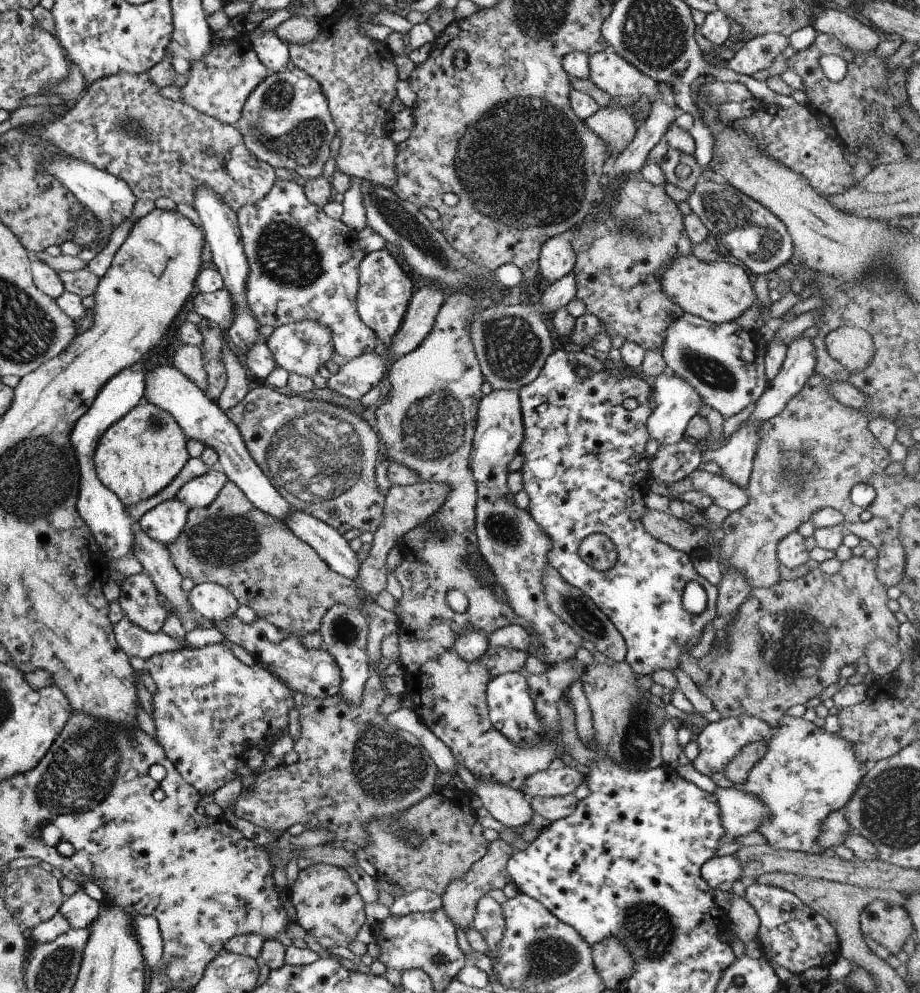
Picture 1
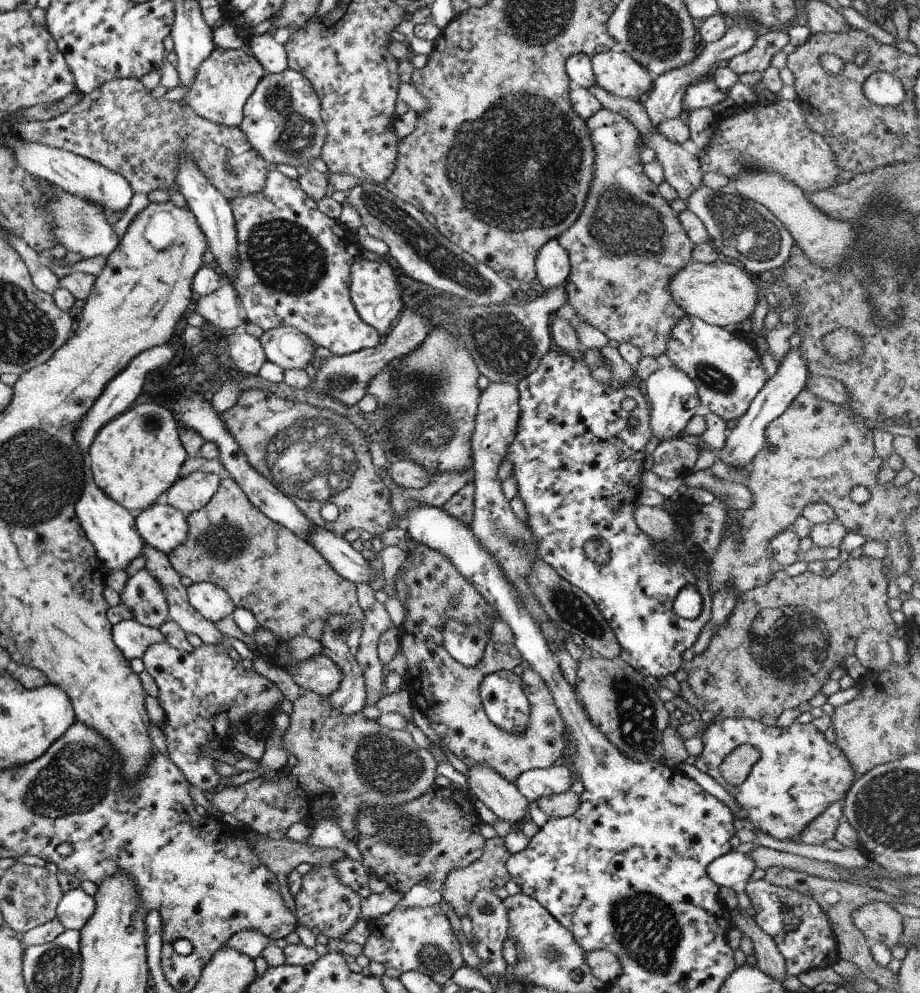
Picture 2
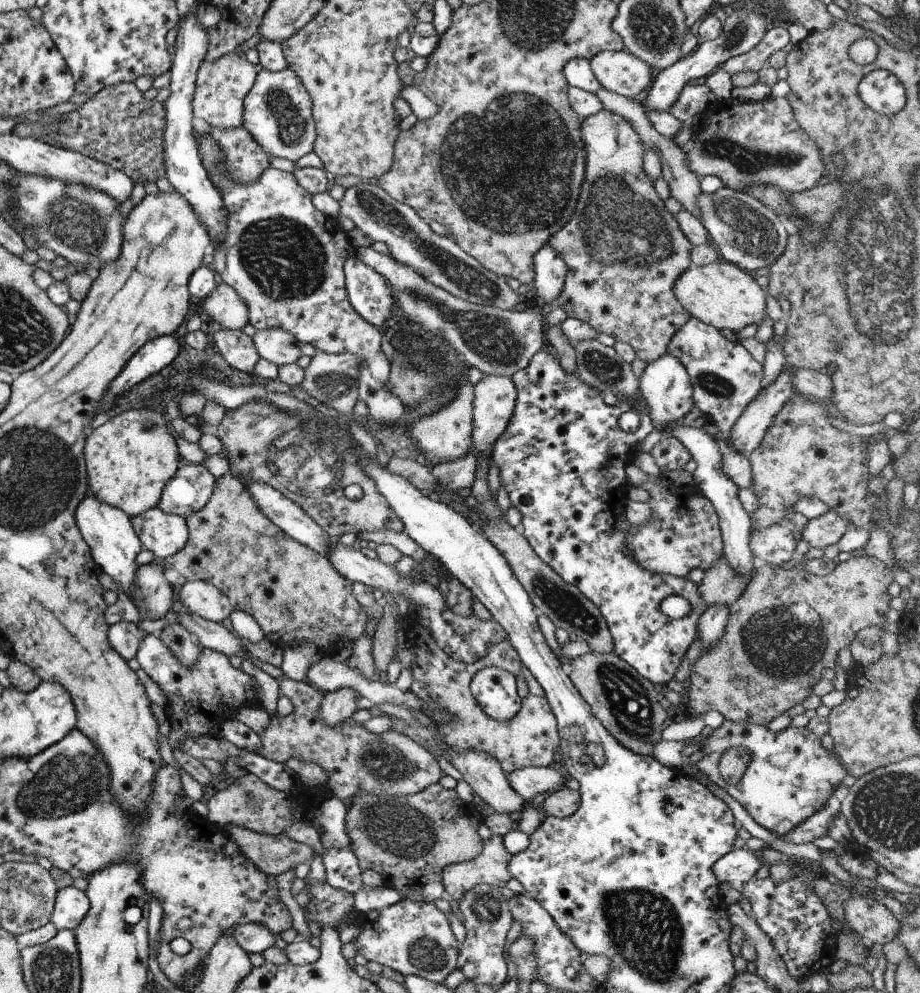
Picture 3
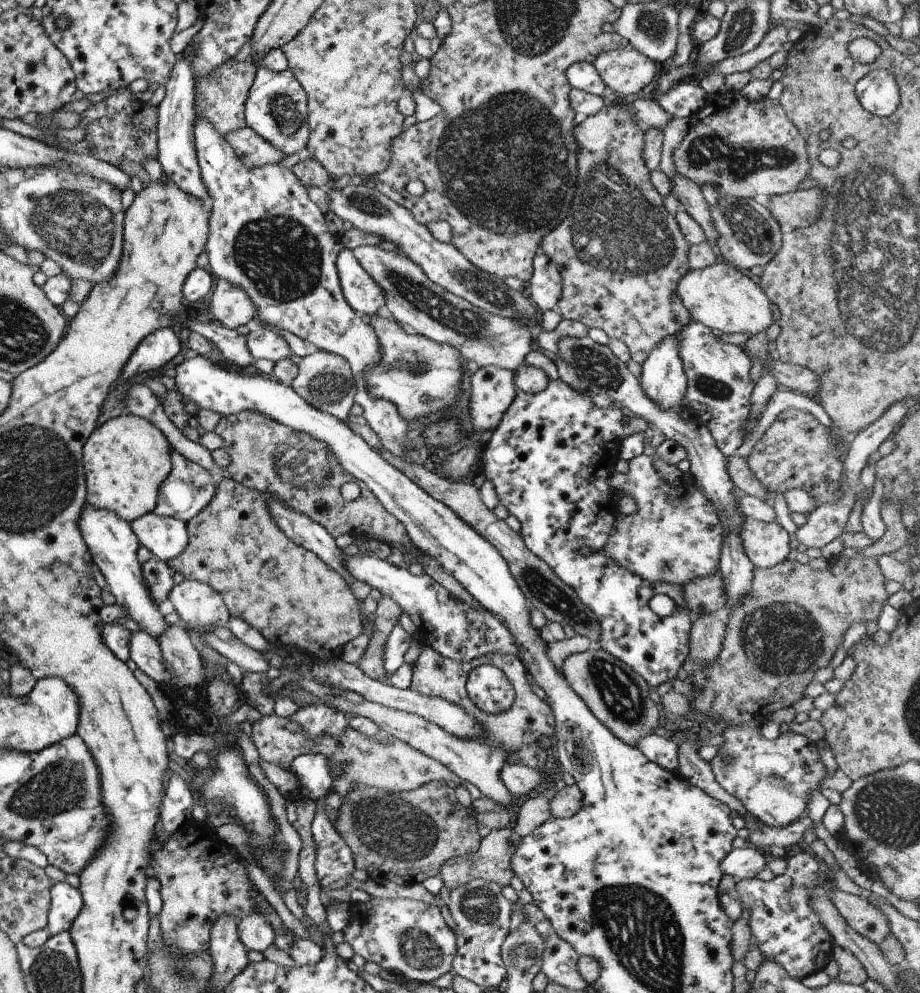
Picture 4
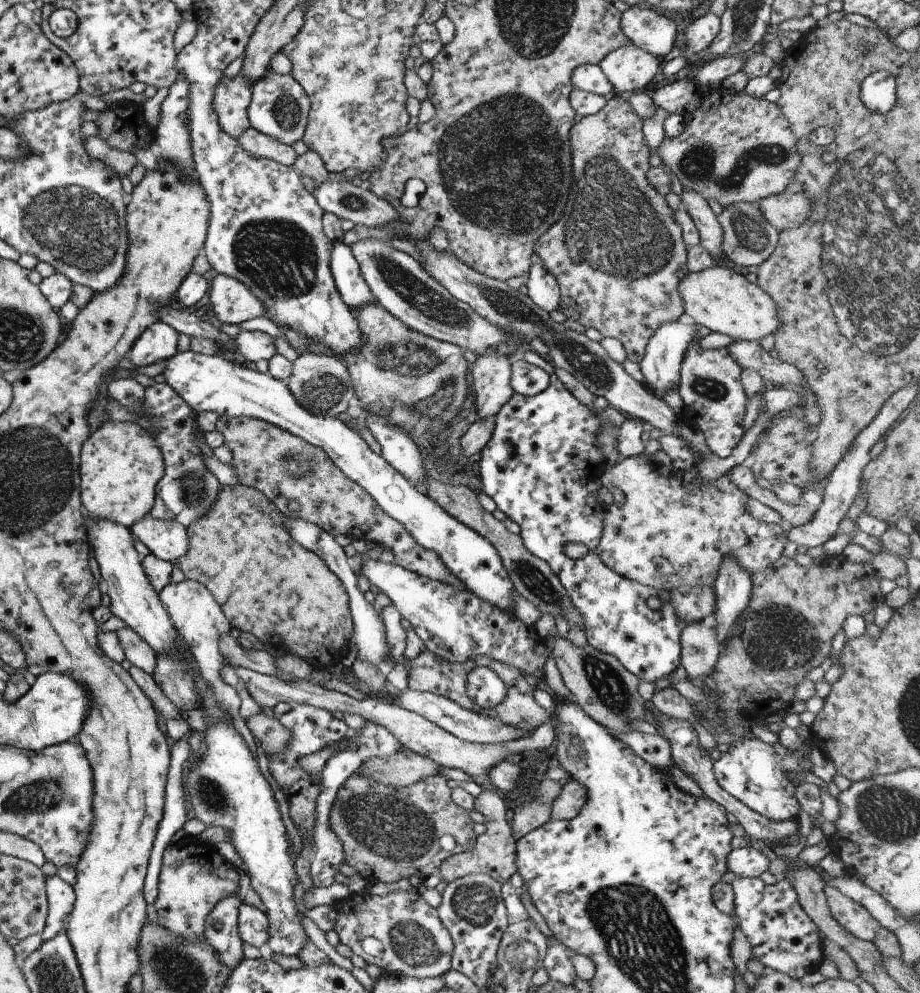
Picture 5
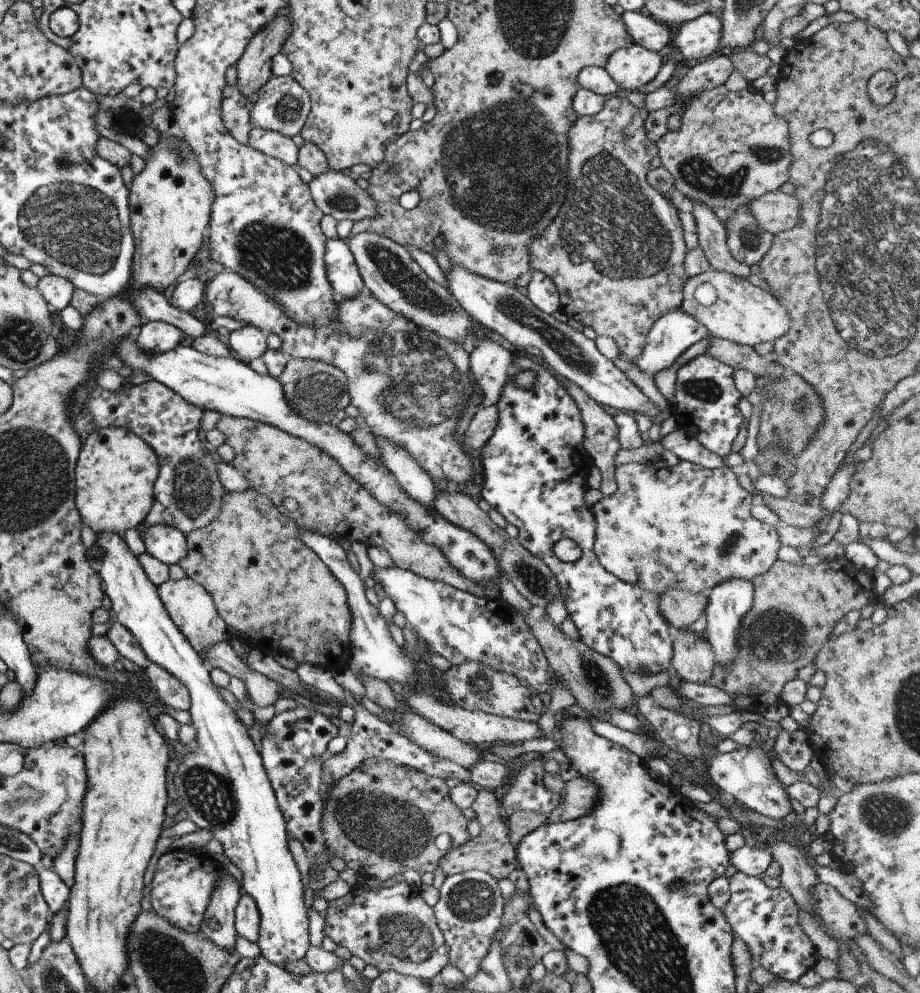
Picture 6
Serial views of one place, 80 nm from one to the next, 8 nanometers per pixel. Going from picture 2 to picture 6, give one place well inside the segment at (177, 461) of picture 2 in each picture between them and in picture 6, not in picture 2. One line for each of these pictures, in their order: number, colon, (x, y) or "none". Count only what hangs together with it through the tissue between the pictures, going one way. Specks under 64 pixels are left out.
3: (129, 458)
4: (125, 459)
5: (120, 463)
6: (114, 473)

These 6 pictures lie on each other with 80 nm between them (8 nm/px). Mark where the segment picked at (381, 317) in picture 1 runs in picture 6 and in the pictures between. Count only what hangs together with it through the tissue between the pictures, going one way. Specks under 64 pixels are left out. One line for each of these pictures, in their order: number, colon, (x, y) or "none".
2: (375, 293)
3: (369, 294)
4: (363, 295)
5: (353, 290)
6: (341, 271)

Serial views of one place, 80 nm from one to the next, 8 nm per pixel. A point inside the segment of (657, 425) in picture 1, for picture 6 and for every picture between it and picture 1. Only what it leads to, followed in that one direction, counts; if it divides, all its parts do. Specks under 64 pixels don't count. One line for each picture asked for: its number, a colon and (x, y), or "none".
2: (672, 398)
3: (665, 386)
4: (662, 379)
5: (660, 366)
6: (672, 333)

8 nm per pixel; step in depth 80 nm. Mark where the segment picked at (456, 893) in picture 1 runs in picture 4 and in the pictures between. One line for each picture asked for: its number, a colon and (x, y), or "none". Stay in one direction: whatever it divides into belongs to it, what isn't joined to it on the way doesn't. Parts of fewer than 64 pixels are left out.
2: (487, 872)
3: (489, 868)
4: (490, 862)

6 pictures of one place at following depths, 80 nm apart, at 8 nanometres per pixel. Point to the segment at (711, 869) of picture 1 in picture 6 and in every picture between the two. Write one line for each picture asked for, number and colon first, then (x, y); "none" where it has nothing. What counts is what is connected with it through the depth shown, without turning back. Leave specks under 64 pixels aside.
2: (728, 869)
3: (737, 866)
4: (744, 863)
5: (744, 862)
6: (752, 859)

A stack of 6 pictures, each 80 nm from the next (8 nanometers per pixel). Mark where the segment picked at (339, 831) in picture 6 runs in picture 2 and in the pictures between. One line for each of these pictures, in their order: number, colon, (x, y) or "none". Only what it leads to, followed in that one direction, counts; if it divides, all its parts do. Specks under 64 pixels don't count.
2: (420, 841)
3: (409, 840)
4: (401, 837)
5: (387, 833)

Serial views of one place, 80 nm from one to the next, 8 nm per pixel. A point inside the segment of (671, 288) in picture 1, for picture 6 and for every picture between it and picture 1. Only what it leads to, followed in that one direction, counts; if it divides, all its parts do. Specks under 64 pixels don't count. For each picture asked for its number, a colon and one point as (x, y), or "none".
2: (721, 293)
3: (720, 294)
4: (719, 296)
5: (718, 298)
6: (729, 307)

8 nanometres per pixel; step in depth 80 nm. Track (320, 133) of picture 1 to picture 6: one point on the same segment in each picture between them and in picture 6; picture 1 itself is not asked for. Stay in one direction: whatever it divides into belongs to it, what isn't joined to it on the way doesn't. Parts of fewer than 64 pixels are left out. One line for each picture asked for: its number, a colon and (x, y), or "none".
2: (281, 120)
3: (277, 112)
4: (275, 108)
5: (278, 107)
6: (280, 105)

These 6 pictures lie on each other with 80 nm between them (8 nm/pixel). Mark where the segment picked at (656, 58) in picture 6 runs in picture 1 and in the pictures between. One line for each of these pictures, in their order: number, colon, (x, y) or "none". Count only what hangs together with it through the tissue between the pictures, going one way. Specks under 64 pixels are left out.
1: (608, 71)
2: (616, 72)
3: (620, 72)
4: (624, 71)
5: (628, 69)

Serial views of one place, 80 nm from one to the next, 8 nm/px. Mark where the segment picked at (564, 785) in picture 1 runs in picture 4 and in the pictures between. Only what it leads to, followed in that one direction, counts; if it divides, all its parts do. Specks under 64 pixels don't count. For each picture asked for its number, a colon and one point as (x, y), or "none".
2: (535, 783)
3: (527, 782)
4: (519, 779)

